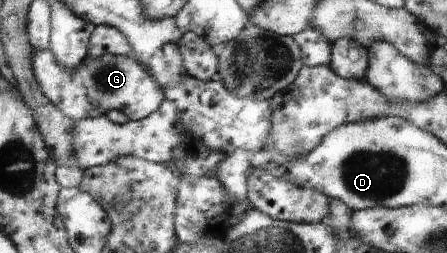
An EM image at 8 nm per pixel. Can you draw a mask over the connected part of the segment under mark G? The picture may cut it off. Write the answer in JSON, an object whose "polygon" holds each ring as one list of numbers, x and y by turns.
{"polygon":[[37,49,34,51,32,62,35,64,36,81,39,86,43,84,43,94,51,94,51,102,55,102,59,110,71,114,71,118,77,121,101,117,109,112,109,106,111,111,123,112,129,121,138,121,155,113,159,109,159,104,166,100,164,90,159,88,157,80,140,65,139,61,132,58,105,53,98,57,87,56,77,66,64,67,56,61,55,55,49,49]]}

